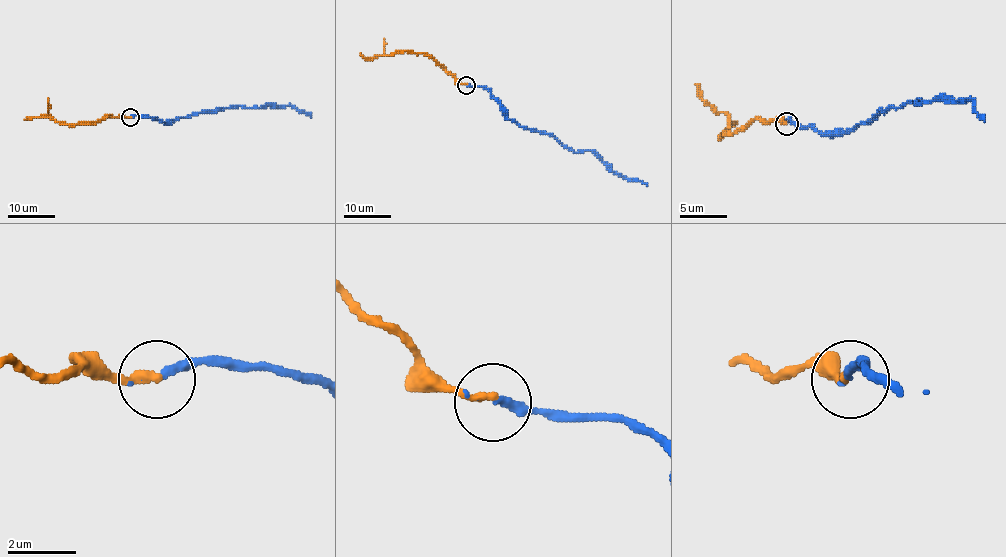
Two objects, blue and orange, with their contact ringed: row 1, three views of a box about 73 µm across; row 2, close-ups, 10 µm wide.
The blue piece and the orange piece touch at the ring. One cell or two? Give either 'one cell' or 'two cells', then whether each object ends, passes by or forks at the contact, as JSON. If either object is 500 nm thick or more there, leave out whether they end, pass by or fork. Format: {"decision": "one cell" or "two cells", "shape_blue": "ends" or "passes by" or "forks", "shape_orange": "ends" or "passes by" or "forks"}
{"decision": "one cell", "shape_blue": "ends", "shape_orange": "ends"}

